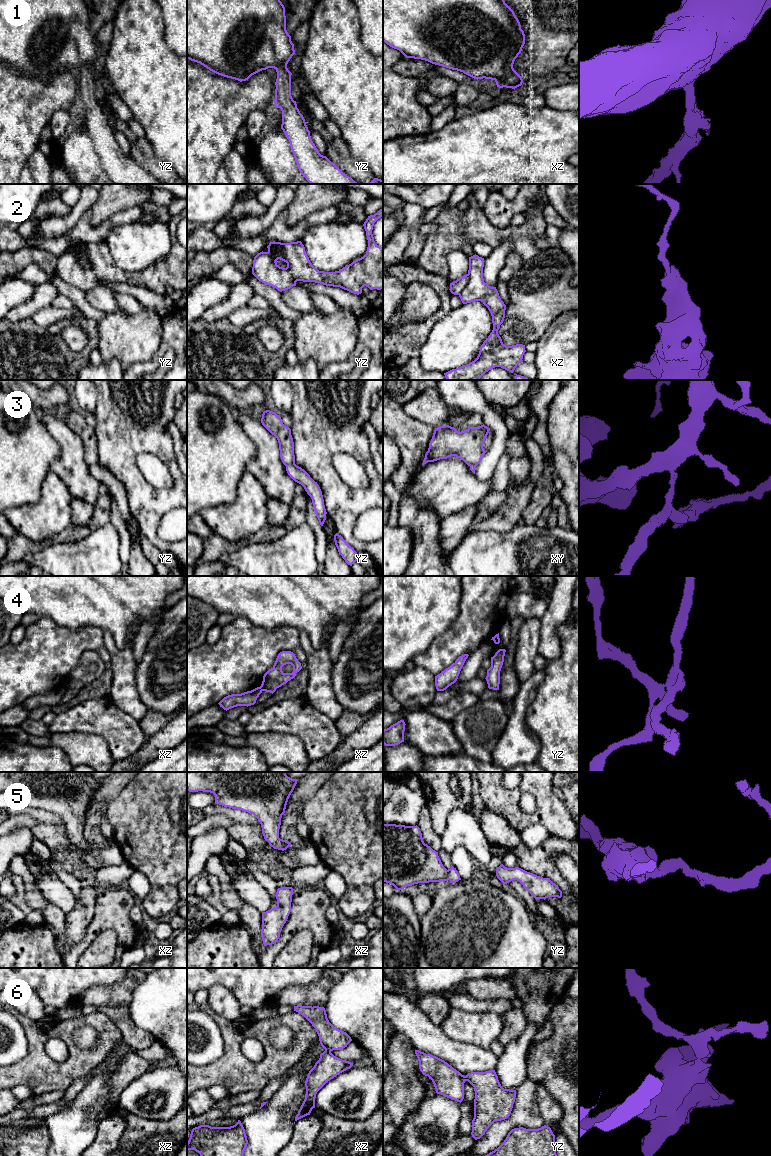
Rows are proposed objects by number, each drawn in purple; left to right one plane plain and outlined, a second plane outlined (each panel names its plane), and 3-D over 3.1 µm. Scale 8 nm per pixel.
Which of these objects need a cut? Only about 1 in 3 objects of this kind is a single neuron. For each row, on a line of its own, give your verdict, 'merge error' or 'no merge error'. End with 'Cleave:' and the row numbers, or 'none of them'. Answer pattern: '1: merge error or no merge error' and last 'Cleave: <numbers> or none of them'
1: no merge error
2: merge error
3: no merge error
4: merge error
5: no merge error
6: merge error
Cleave: 2, 4, 6

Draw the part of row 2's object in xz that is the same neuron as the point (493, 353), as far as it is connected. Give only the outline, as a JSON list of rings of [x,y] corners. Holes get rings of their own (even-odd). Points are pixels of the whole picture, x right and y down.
[[[469,257],[468,282],[459,297],[463,304],[481,301],[490,311],[493,330],[480,347],[477,358],[467,365],[444,373],[447,380],[480,380],[489,370],[501,367],[511,373],[523,361],[525,345],[506,346],[498,334],[505,318],[506,305],[501,300],[496,287],[491,287],[483,279],[484,258]]]

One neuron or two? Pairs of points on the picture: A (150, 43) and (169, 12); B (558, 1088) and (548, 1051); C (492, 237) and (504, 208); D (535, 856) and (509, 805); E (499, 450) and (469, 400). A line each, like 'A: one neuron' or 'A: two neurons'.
A: two neurons
B: one neuron
C: two neurons
D: two neurons
E: one neuron

